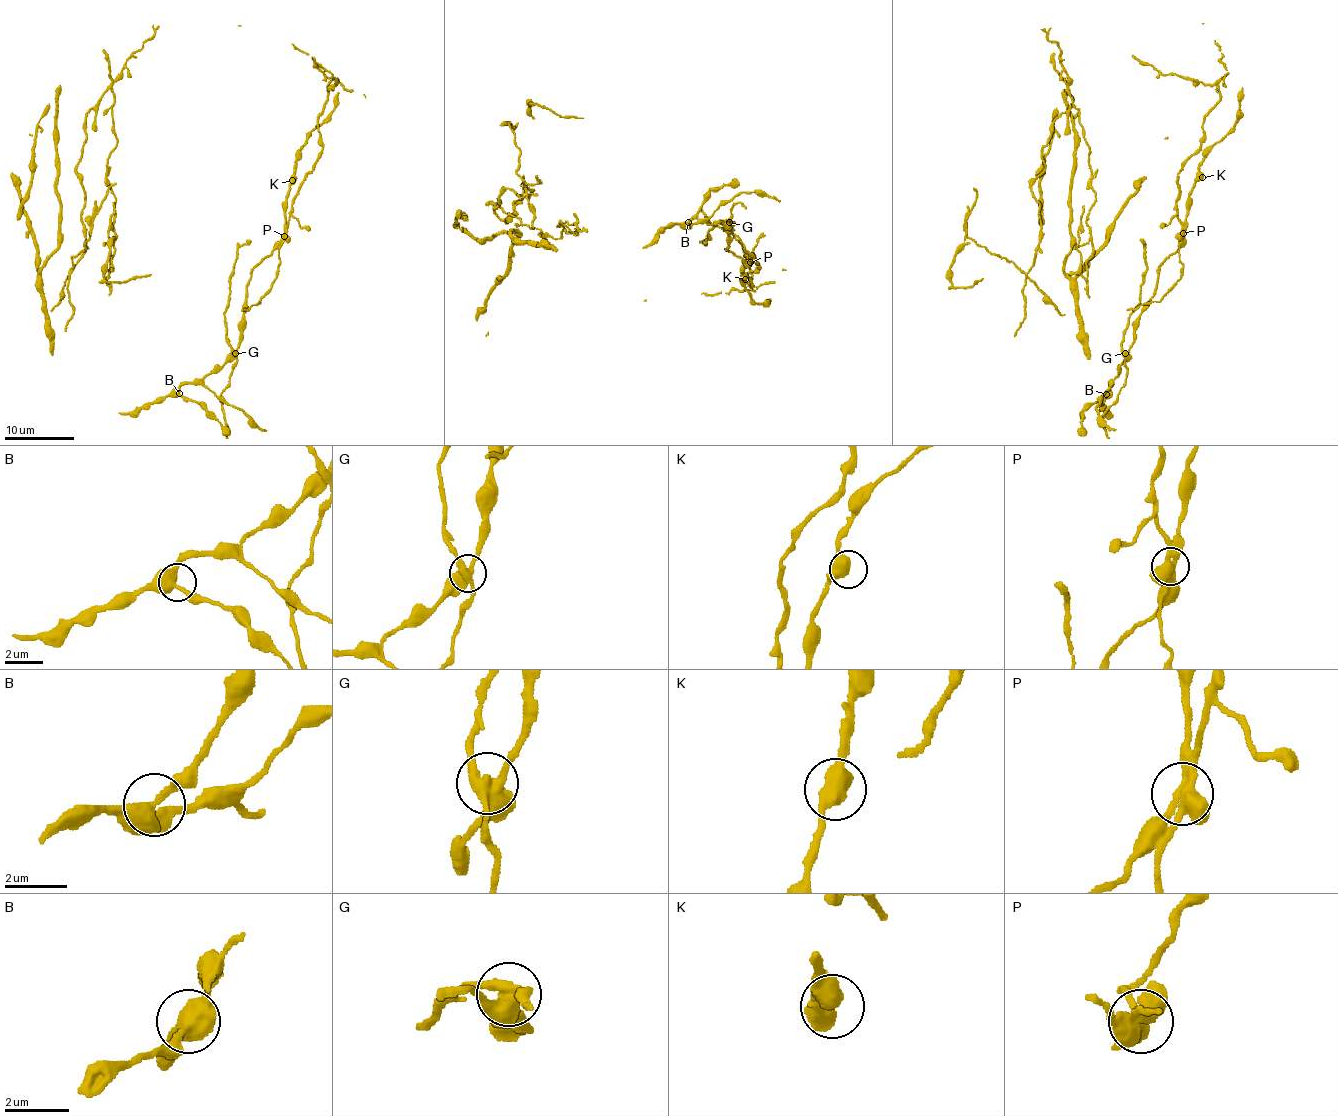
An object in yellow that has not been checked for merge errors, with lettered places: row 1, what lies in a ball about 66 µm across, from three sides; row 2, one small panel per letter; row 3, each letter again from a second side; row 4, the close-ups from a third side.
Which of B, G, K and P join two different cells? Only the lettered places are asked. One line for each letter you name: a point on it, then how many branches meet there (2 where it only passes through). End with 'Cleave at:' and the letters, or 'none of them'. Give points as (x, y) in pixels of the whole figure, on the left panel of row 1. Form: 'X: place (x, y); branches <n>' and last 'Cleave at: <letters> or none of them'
G: place (235, 353); branches 4
P: place (284, 236); branches 3
Cleave at: G, P

